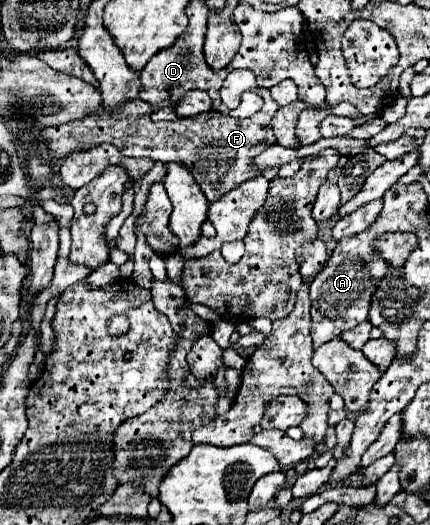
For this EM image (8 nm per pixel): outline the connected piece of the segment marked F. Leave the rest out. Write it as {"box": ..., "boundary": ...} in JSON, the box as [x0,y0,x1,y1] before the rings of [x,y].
{"box":[40,90,278,202],"boundary":[[[264,90],[264,106],[252,118],[232,118],[224,116],[222,112],[208,110],[192,118],[154,122],[150,118],[150,106],[144,100],[132,100],[116,110],[98,108],[90,116],[74,120],[72,124],[44,128],[40,136],[48,142],[52,158],[64,158],[76,148],[92,148],[96,144],[110,142],[120,148],[124,156],[146,156],[152,160],[182,164],[192,172],[196,184],[212,202],[216,200],[216,196],[222,196],[224,192],[236,188],[248,178],[262,174],[252,172],[252,156],[258,156],[268,144],[274,144],[270,120],[276,110],[278,102],[270,96],[270,90]]]}

